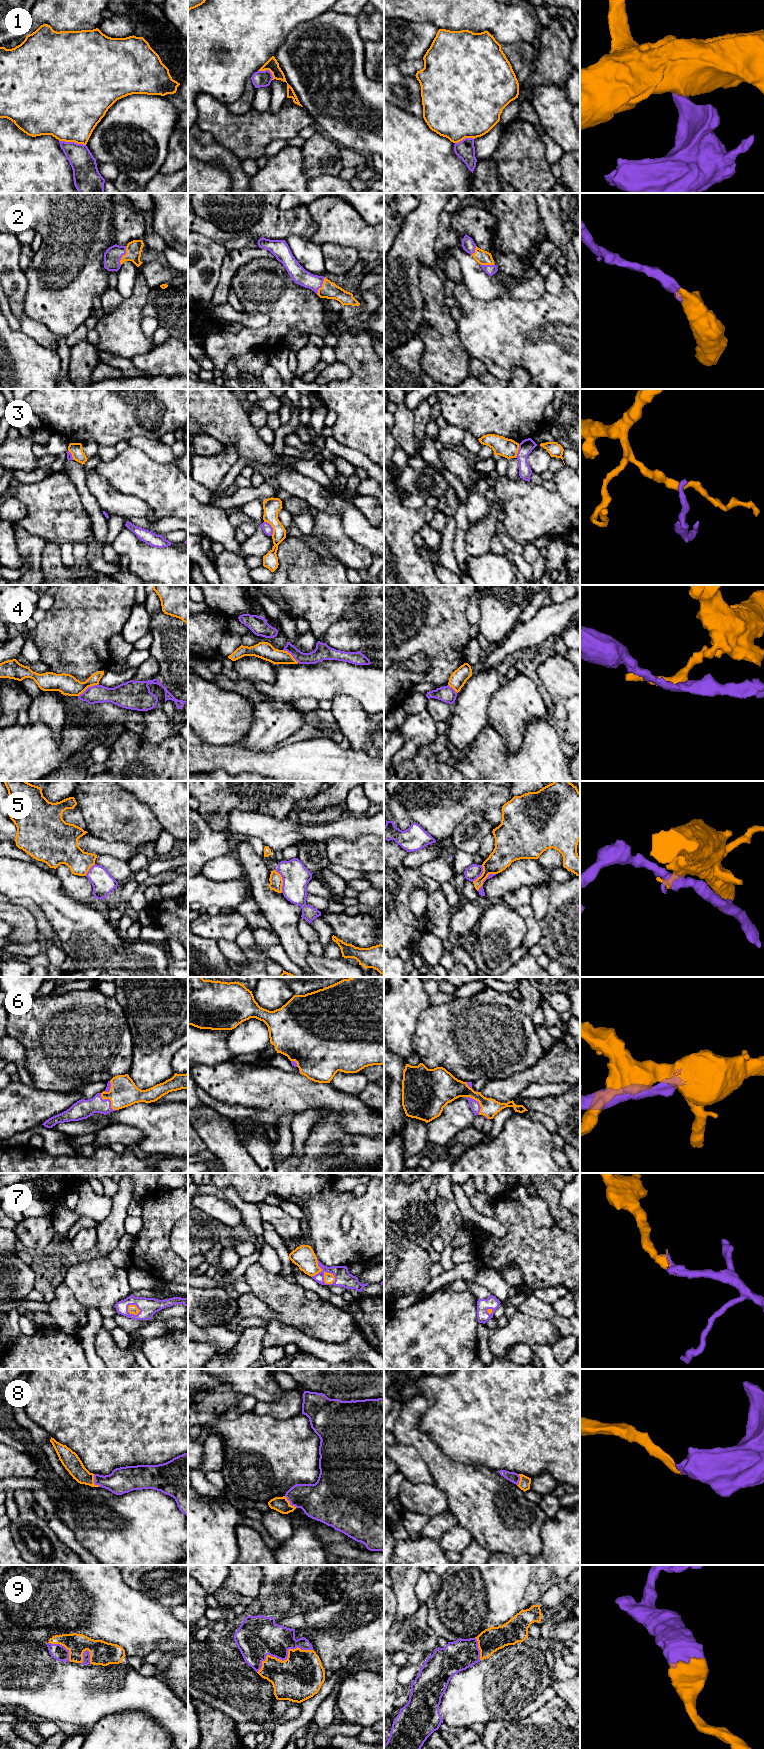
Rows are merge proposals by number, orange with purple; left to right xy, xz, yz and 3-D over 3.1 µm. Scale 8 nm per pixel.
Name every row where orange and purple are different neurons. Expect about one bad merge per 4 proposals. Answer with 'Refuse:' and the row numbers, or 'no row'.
Refuse: 1, 3, 4, 5

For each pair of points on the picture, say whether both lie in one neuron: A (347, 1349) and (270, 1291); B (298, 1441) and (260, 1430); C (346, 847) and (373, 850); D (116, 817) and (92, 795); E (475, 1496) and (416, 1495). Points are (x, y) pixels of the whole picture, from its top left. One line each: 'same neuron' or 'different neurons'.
A: different neurons
B: same neuron
C: same neuron
D: same neuron
E: different neurons

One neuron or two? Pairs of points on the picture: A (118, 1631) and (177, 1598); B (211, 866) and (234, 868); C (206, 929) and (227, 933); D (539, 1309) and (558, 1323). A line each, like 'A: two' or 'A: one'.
A: two
B: one
C: one
D: one

